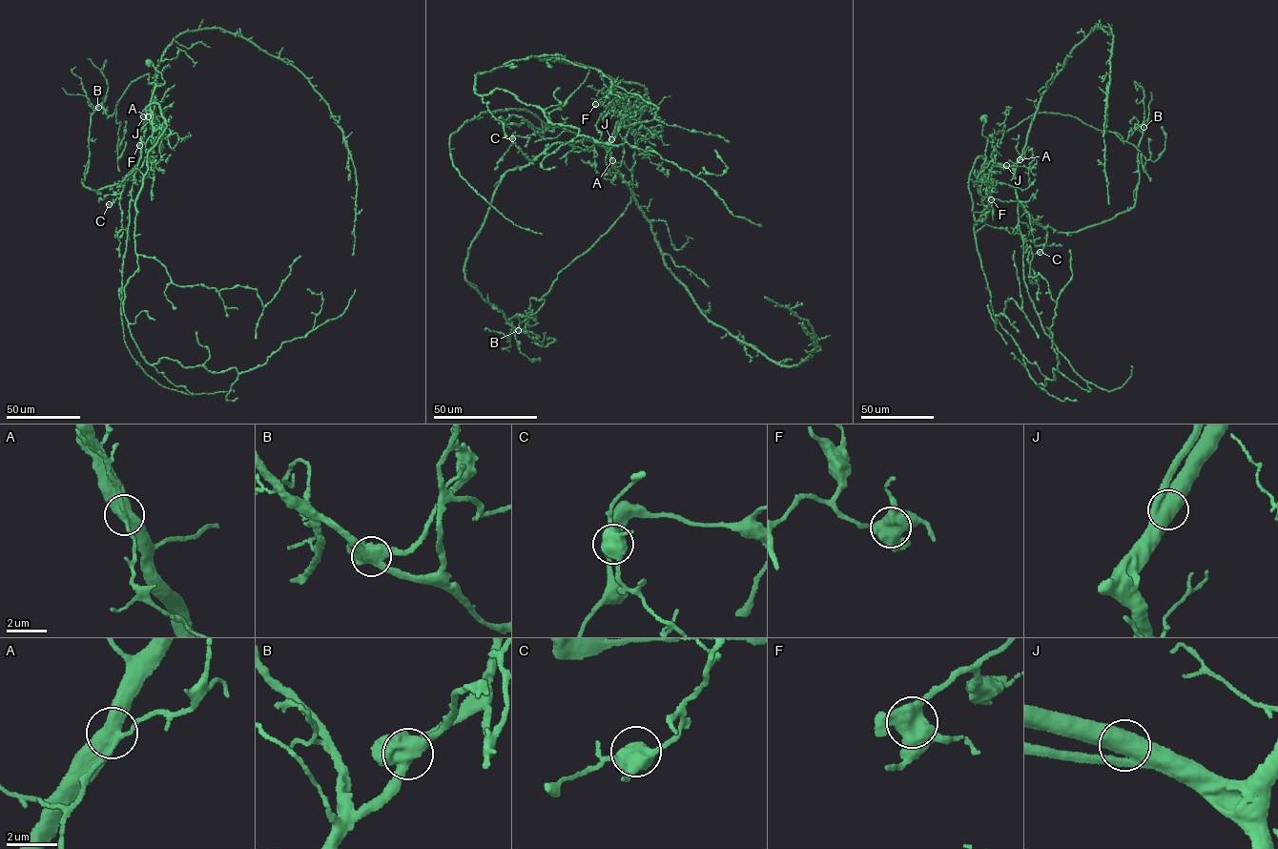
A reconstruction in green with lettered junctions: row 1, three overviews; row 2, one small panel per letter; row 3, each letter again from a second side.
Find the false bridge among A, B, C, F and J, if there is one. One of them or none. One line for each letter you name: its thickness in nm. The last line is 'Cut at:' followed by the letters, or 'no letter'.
B: Thickness 600 nm
Cut at: B

